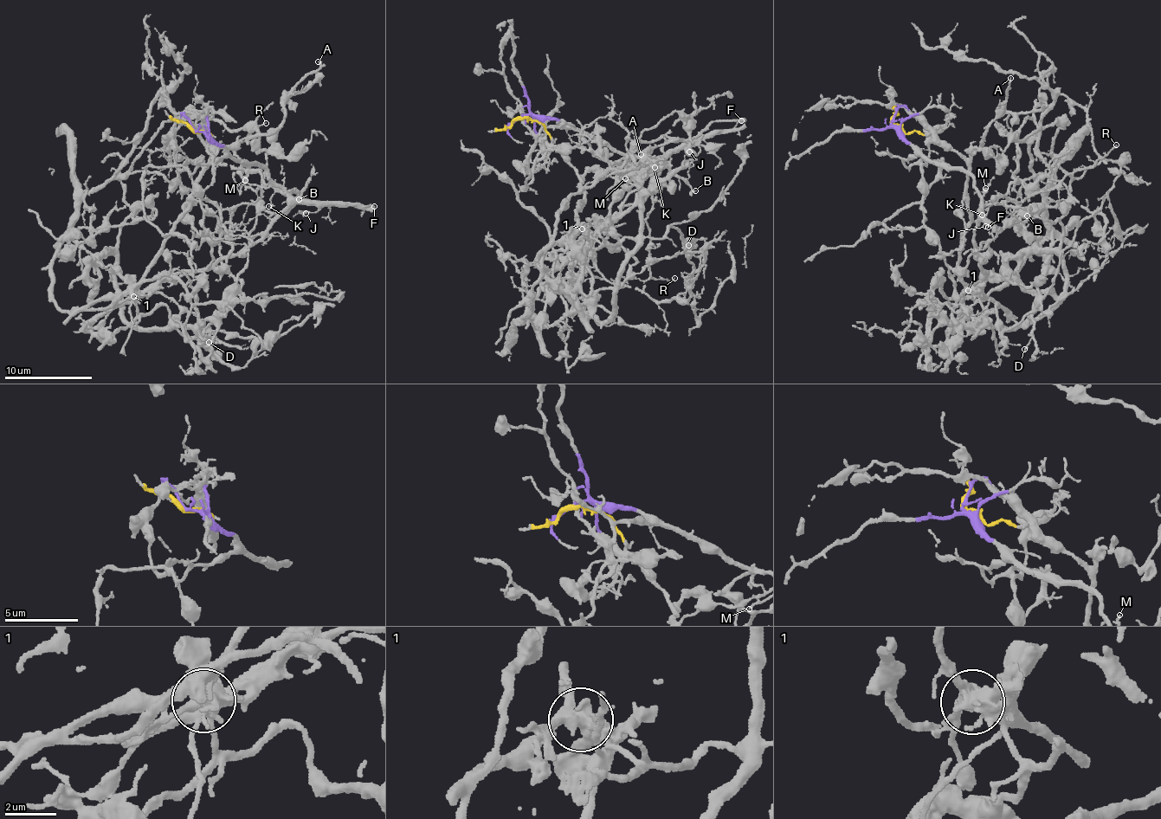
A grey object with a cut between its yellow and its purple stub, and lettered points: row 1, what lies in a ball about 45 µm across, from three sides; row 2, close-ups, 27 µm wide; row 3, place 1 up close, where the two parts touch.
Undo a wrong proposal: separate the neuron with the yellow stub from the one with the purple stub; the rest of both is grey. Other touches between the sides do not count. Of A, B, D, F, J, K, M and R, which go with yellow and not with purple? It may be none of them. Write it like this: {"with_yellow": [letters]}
{"with_yellow": ["A", "D"]}

